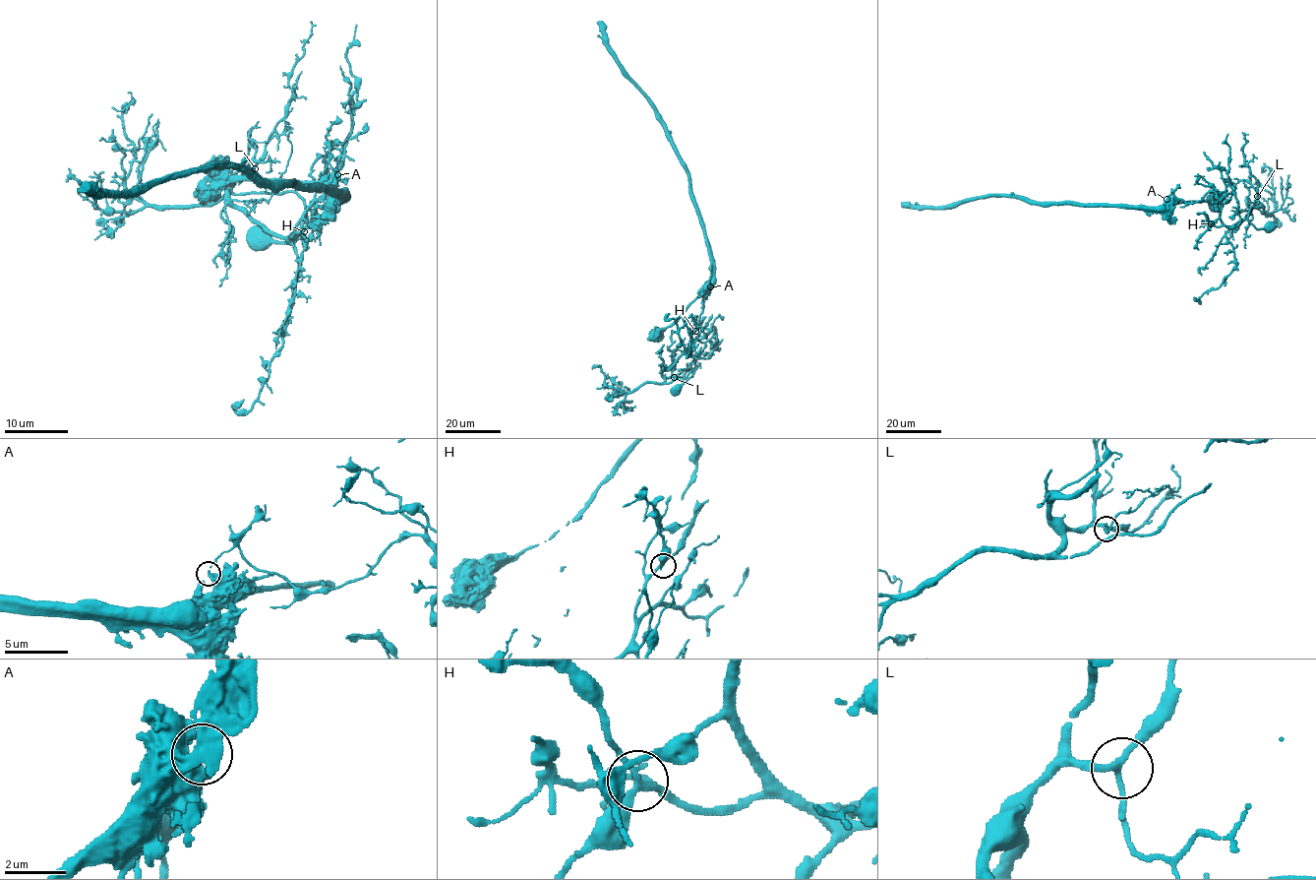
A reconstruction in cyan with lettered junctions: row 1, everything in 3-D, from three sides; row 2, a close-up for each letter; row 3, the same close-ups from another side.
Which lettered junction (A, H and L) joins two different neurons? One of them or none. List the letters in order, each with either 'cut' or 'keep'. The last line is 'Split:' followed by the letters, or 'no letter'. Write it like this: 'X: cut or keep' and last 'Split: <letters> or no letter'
A: cut
H: keep
L: keep
Split: A

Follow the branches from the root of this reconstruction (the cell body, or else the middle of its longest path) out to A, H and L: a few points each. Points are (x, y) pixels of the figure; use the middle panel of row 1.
A: (674, 389), (696, 367), (666, 384), (662, 372), (693, 340), (706, 338), (698, 321), (710, 286)
H: (674, 389), (684, 384), (696, 367), (685, 378), (666, 384), (662, 372), (688, 347), (695, 331)
L: (674, 389), (684, 384), (696, 367), (683, 379), (664, 382), (665, 378), (674, 377)

